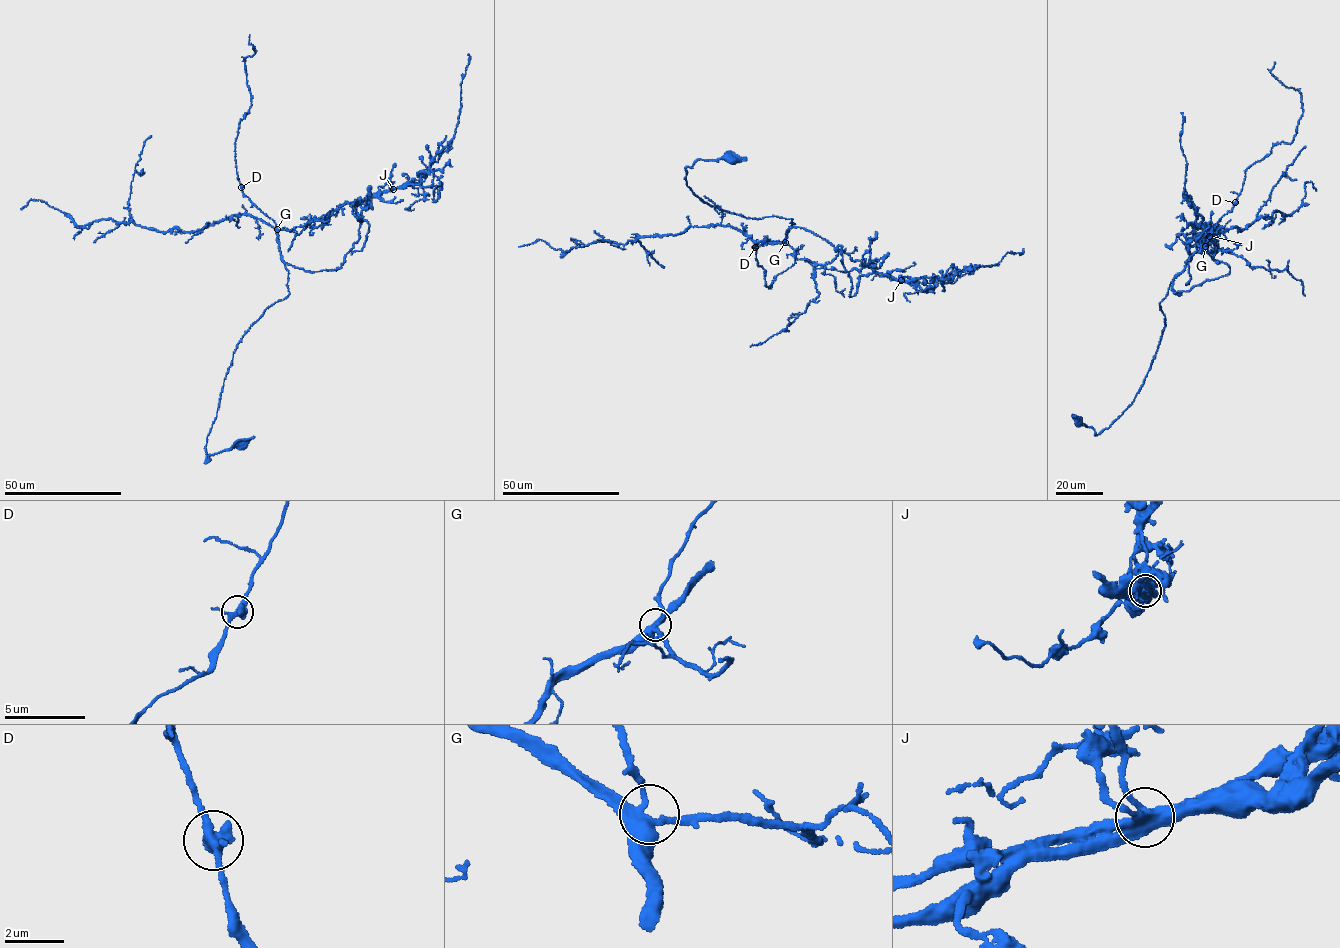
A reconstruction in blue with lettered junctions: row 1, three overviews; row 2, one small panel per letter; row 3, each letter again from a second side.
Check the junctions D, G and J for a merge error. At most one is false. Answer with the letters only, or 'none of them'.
J

